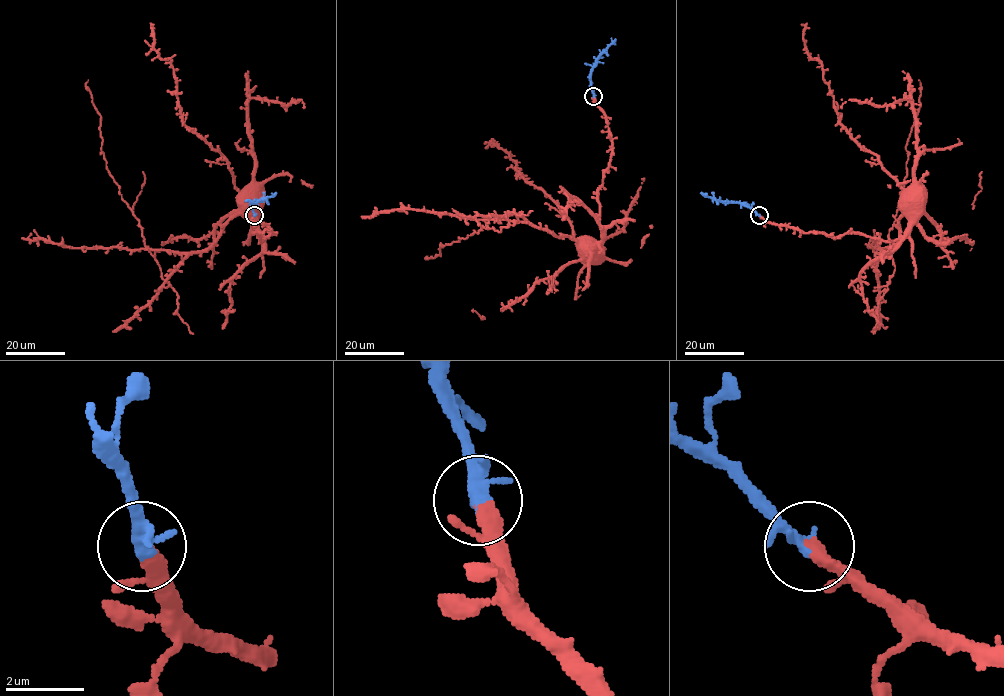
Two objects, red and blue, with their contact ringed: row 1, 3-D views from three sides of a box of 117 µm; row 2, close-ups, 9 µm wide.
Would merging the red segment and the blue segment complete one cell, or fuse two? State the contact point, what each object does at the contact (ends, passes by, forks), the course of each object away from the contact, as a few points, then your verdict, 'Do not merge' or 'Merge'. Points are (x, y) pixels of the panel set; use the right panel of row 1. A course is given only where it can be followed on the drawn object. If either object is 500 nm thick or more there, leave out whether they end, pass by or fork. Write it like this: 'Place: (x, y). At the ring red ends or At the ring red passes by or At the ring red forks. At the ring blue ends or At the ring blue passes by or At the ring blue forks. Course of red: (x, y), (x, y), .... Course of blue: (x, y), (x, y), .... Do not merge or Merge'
Place: (759, 215). At the ring red ends. At the ring blue passes by. Course of red: (759, 215), (804, 232), (835, 237), (863, 233), (892, 241), (901, 237), (908, 226), (903, 197). Course of blue: (759, 215), (739, 203), (722, 203), (701, 192). Merge

